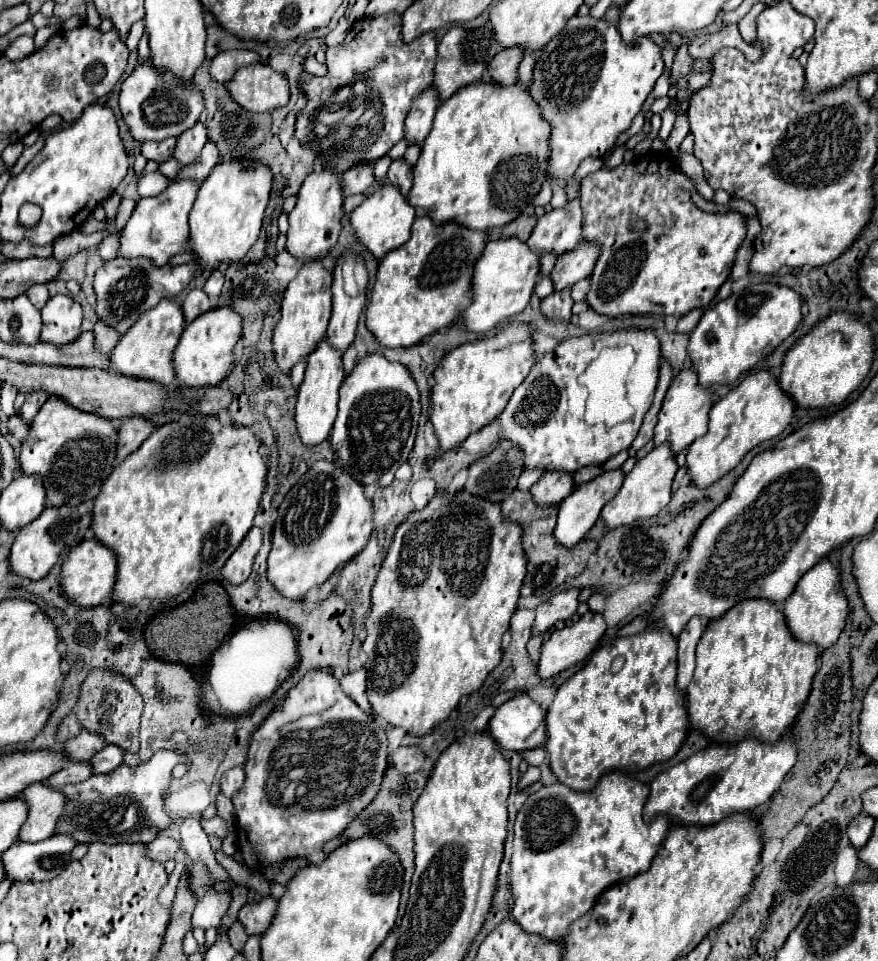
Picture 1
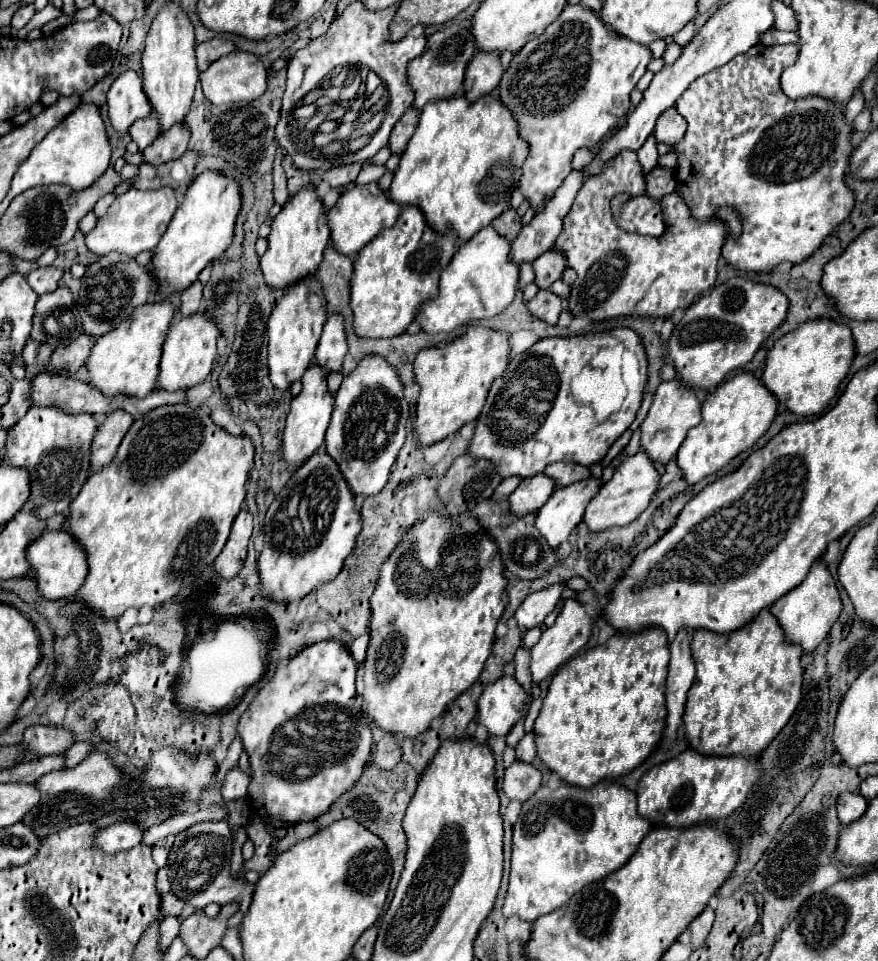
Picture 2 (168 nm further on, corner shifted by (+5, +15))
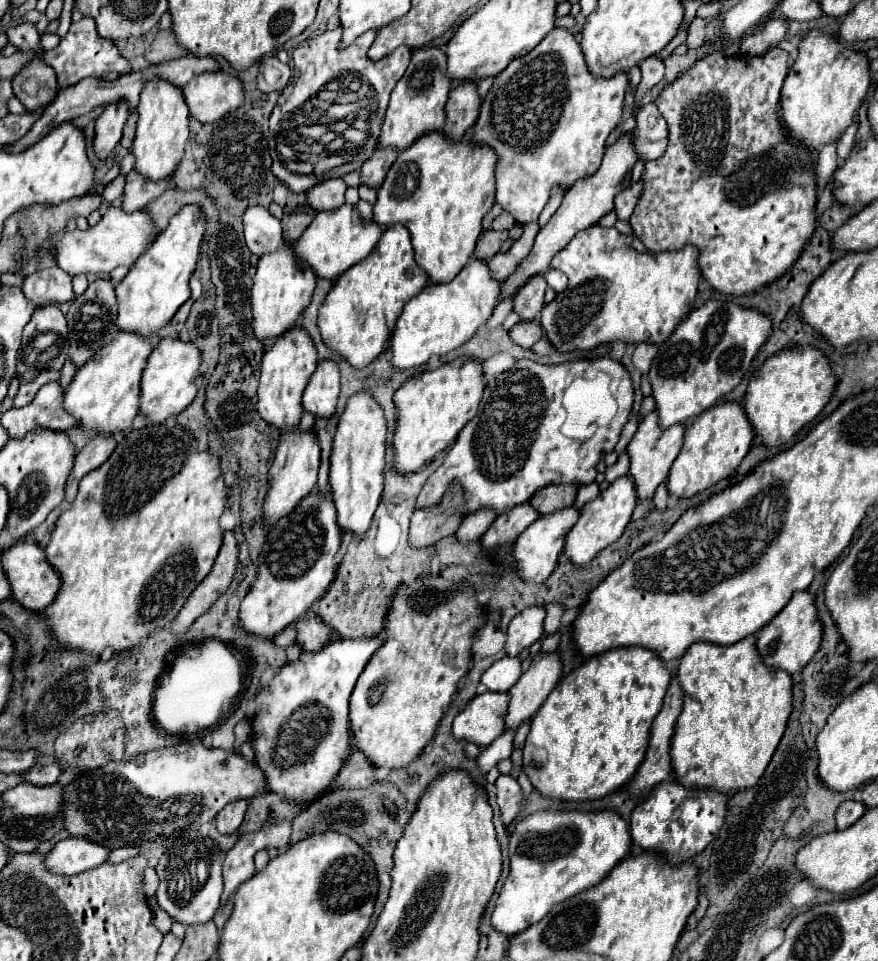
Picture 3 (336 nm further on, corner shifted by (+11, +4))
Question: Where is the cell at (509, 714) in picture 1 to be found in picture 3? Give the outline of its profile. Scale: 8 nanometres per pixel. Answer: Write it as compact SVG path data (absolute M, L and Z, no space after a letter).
M484 692L454 718L452 734L456 740L488 746L502 734L502 716L506 716L506 694Z

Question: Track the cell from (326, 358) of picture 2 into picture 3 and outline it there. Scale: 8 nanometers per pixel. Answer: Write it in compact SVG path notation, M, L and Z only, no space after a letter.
M324 360L322 364L318 364L314 376L308 382L308 388L302 398L302 406L314 418L328 420L336 412L338 392L340 392L338 366L332 360Z

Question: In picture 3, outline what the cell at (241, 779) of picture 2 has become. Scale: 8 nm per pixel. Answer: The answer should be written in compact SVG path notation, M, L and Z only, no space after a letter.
M236 800L234 804L228 804L222 812L218 812L218 816L214 820L218 832L220 834L234 834L244 820L246 808L248 808L246 800Z

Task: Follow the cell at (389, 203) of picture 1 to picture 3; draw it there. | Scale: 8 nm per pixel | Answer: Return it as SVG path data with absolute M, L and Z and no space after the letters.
M344 204L340 210L314 216L312 224L298 238L294 246L294 256L306 262L318 278L336 280L344 270L358 264L374 250L374 246L380 240L380 234L382 234L382 226L374 224L372 220L368 222L362 220L354 208L350 210L350 206Z

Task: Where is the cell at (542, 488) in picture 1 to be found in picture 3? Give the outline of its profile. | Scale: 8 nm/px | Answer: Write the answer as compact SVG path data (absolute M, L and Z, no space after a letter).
M522 504L522 508L514 508L514 512L498 516L498 520L494 520L488 532L480 538L482 550L514 542L534 520L538 520L538 514L530 508L530 504Z

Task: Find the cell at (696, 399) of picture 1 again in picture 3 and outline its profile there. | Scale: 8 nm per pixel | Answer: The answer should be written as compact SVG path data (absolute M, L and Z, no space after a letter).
M650 412L638 426L634 438L630 440L626 452L630 456L630 470L628 476L634 480L636 484L636 498L638 500L652 500L656 488L668 478L668 470L672 466L672 462L676 460L676 456L680 454L684 442L684 426L676 424L674 428L670 428L670 432L658 432L658 414Z

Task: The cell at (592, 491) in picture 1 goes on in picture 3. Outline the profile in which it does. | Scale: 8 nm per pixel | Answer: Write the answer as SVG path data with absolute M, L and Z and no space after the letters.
M572 506L570 508L564 508L562 512L554 512L550 516L540 516L534 524L530 524L518 536L518 540L514 542L514 548L512 548L512 556L514 556L516 564L518 564L518 576L520 576L520 580L530 582L530 584L546 582L546 578L556 568L558 556L560 556L562 546L564 546L564 538L568 534L568 530L576 524L578 516L580 516L578 510L572 508Z

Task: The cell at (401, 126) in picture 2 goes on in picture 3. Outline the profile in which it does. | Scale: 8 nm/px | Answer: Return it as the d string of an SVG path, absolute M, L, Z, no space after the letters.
M394 148L374 150L374 154L360 168L362 184L366 184L370 188L380 188L380 184L386 178L386 172L394 164L396 156L398 156L398 152L394 152Z

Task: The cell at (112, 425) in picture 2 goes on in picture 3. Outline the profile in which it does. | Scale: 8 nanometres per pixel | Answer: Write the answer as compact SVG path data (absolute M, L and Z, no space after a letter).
M94 436L76 456L73 468L66 482L66 502L74 502L80 481L88 472L100 468L104 460L116 448L114 436Z

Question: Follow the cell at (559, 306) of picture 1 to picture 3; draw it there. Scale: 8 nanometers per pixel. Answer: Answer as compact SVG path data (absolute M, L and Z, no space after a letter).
M532 320L532 324L516 324L510 330L510 338L522 348L532 348L532 344L542 338L542 328L538 328L536 320Z

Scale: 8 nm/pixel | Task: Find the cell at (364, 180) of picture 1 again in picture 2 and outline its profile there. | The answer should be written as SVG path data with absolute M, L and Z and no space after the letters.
M352 163L352 165L334 167L334 169L326 171L326 173L322 175L322 179L324 179L328 185L332 185L332 187L344 187L344 185L356 181L356 177L358 177L358 173L360 173L360 167L362 167L362 163Z

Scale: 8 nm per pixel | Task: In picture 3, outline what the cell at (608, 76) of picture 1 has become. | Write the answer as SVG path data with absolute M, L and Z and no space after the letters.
M554 28L548 36L526 56L512 60L504 72L494 78L488 90L480 116L472 130L472 144L490 146L498 154L496 164L496 192L494 200L514 216L518 224L536 222L554 186L568 190L574 182L592 176L602 162L606 140L622 118L624 94L628 90L628 76L596 78L588 72L580 44L566 28Z

